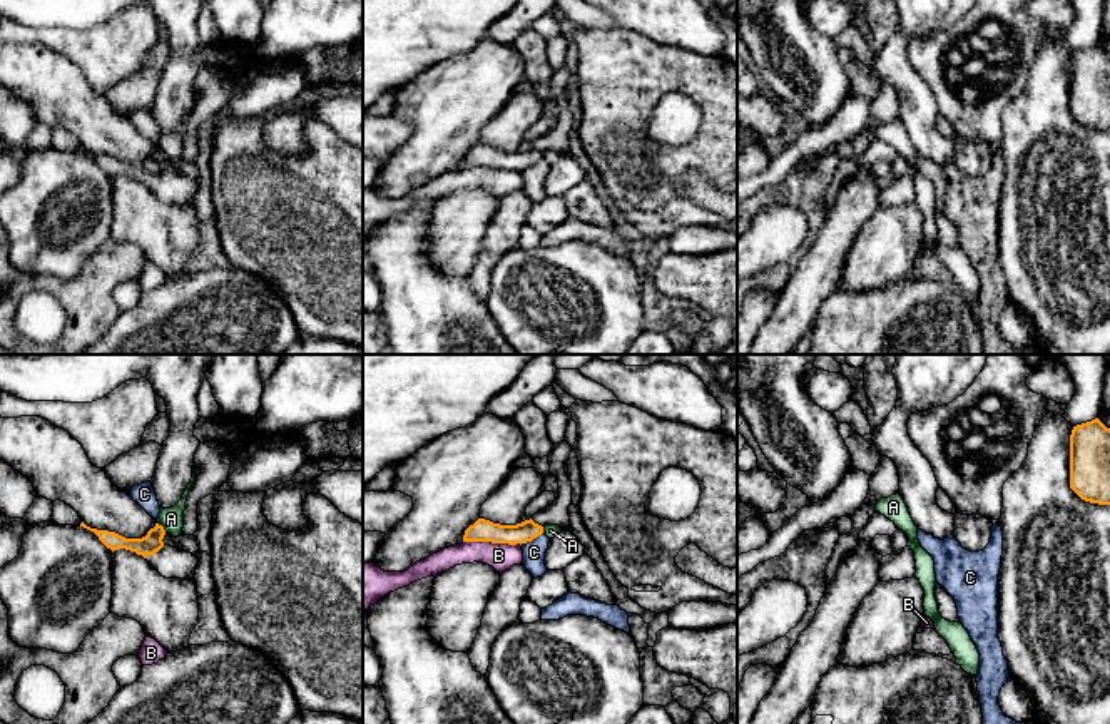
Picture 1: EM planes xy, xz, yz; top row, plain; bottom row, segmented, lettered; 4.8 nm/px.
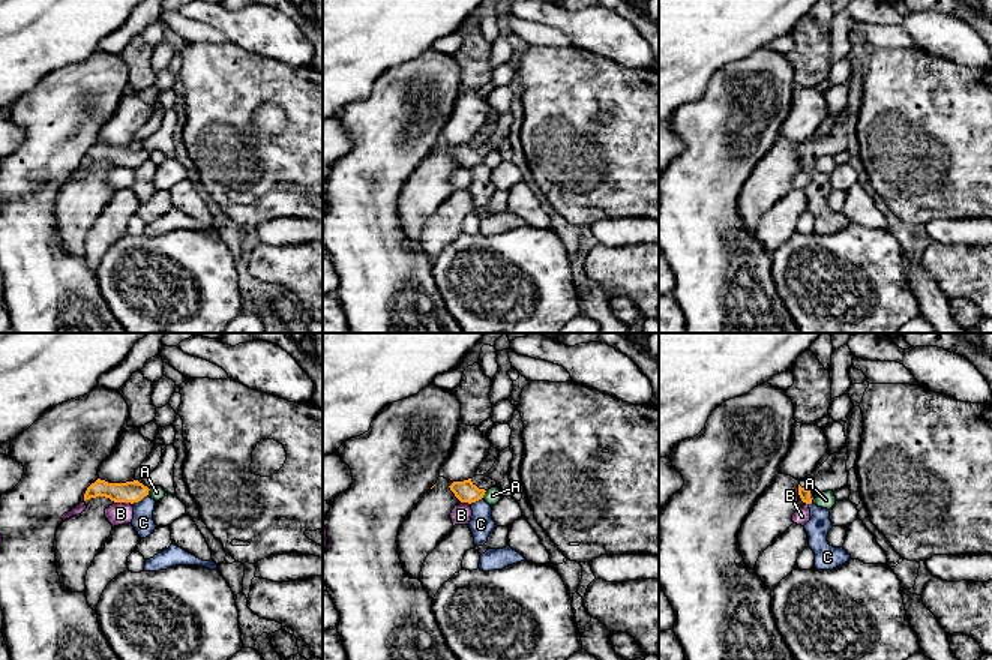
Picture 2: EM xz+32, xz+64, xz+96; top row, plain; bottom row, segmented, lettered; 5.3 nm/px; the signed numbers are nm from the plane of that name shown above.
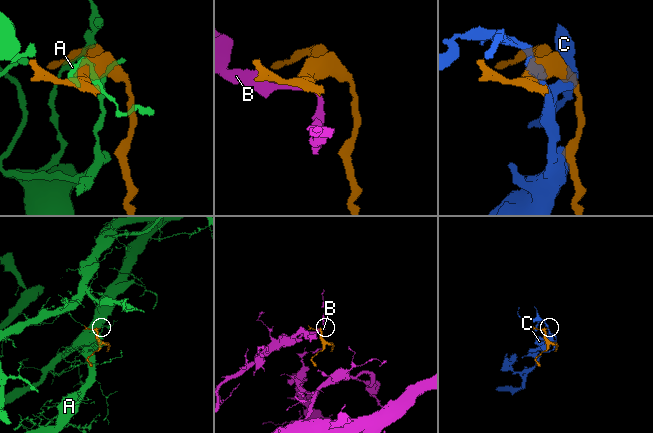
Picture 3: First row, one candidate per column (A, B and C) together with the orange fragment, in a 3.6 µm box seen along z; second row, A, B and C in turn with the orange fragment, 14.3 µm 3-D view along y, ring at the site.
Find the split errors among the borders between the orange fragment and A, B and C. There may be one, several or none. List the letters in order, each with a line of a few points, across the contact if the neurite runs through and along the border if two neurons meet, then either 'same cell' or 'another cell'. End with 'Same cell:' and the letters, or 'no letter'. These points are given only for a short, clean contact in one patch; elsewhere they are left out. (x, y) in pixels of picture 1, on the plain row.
A: another cell
B: another cell
C: another cell
Same cell: no letter

